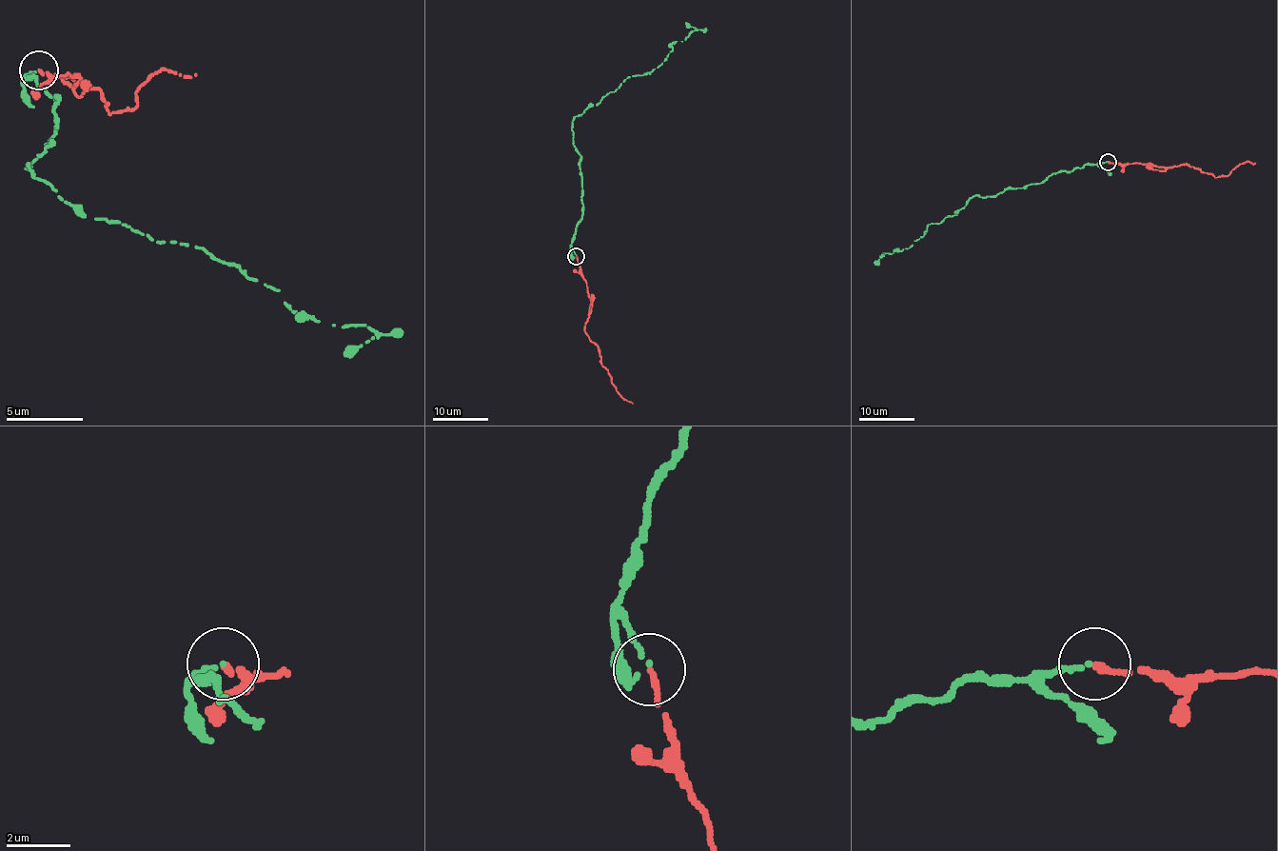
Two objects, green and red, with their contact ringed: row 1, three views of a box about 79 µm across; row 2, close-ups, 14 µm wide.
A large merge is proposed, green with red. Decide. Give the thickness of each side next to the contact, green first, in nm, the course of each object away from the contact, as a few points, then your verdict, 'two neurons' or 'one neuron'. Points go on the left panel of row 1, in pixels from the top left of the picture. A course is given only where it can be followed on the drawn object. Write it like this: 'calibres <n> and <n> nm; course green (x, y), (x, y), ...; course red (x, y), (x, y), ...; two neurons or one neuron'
calibres 140 and 200 nm; course green (40, 69), (25, 76), (59, 100), (29, 166), (67, 204), (202, 247), (306, 320), (364, 324), (345, 355); course red (40, 69), (98, 89), (109, 115), (128, 111), (156, 72), (194, 72); one neuron

